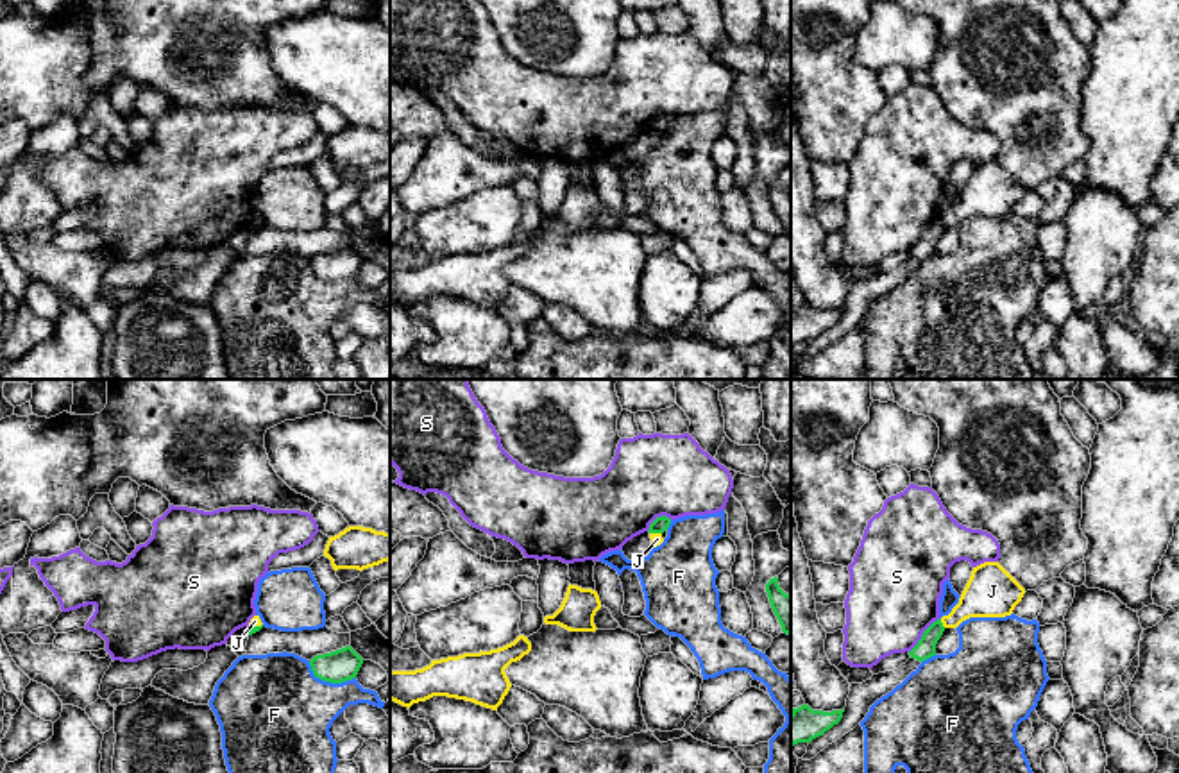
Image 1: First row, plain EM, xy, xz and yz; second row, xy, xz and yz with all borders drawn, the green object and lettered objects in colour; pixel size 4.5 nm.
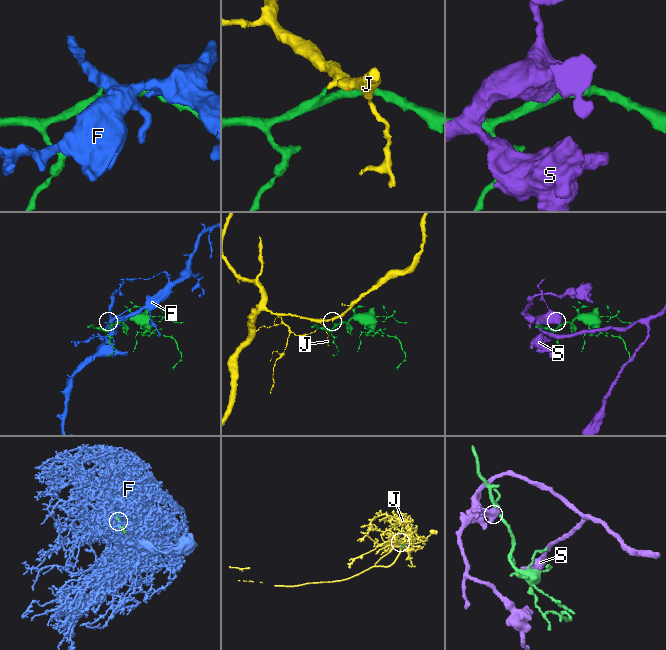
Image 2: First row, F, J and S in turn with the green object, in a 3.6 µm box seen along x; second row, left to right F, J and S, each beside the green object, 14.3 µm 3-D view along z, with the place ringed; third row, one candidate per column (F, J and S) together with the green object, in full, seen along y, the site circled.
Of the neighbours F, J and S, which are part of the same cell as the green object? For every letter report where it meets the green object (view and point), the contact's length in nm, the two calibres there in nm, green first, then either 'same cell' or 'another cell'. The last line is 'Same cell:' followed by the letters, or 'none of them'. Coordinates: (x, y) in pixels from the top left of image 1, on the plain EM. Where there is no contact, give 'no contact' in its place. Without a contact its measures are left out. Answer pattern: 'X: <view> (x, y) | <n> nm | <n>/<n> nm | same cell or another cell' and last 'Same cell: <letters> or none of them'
F: xy (328, 280) | 240 nm | 150/440 nm | another cell
J: yz (941, 222) | 50 nm | 90/220 nm | another cell
S: yz (922, 235) | 200 nm | 90/420 nm | another cell
Same cell: none of them

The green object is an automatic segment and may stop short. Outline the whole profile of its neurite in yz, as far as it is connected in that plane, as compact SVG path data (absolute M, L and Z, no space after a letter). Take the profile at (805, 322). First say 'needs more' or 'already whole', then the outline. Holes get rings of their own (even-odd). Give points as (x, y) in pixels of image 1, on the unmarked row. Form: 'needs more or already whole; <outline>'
already whole; M809 304L793 308L791 311L791 347L798 342L810 342L812 338L823 335L843 317L843 310L812 310Z

